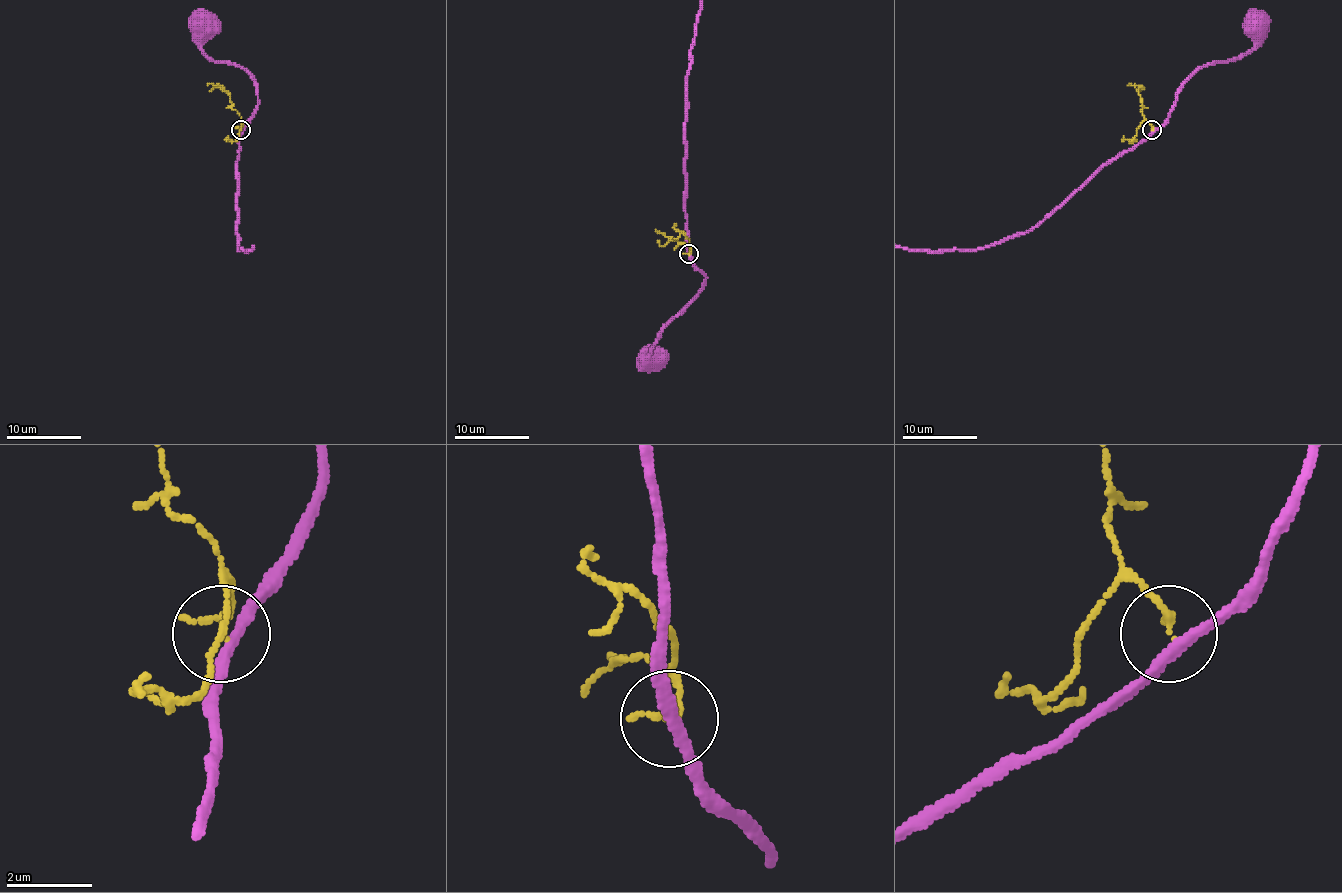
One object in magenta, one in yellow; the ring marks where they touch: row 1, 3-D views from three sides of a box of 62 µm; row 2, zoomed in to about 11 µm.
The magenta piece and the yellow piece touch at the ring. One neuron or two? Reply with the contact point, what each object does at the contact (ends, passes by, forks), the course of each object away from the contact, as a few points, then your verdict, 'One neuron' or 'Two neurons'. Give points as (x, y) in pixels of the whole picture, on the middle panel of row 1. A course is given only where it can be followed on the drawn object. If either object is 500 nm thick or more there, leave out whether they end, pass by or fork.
Place: (688, 254). At the ring magenta passes by. At the ring yellow ends. Course of magenta: (689, 255), (706, 277), (706, 285), (665, 328), (648, 356), (646, 352), (650, 358). Course of yellow: (689, 253), (687, 244), (679, 244), (655, 229). Two neurons

